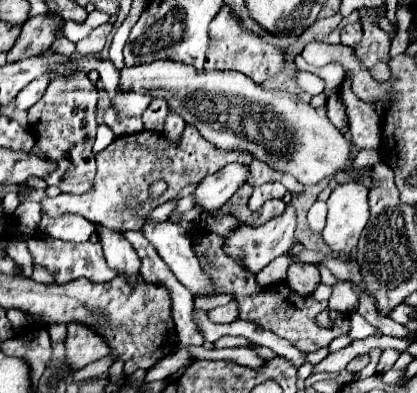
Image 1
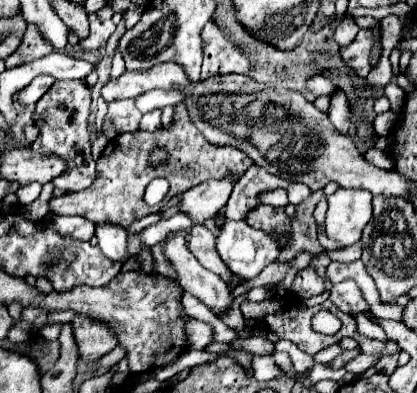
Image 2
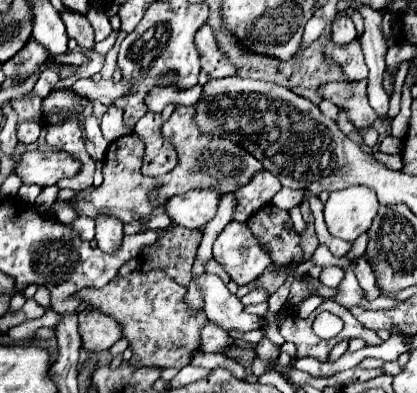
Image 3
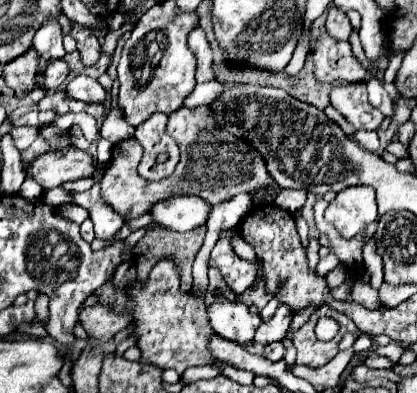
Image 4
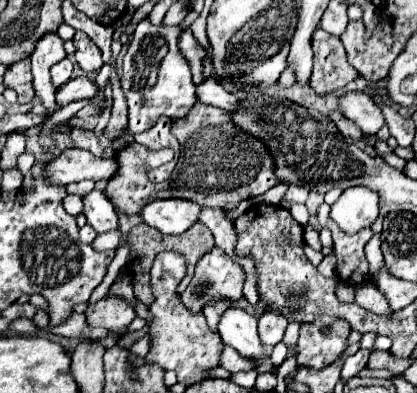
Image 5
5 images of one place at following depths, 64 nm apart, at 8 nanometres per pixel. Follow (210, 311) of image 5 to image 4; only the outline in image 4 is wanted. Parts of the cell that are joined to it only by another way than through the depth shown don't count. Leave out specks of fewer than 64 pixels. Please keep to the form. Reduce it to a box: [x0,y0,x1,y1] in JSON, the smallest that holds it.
[204,268,236,308]

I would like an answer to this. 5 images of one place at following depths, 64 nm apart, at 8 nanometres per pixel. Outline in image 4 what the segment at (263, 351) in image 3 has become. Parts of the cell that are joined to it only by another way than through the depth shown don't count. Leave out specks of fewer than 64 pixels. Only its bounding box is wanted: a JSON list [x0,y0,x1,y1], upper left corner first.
[264,342,284,360]

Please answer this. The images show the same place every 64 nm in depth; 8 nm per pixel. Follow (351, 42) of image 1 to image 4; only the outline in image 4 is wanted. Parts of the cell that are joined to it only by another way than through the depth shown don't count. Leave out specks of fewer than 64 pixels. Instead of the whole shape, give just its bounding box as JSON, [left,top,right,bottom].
[326,6,352,40]

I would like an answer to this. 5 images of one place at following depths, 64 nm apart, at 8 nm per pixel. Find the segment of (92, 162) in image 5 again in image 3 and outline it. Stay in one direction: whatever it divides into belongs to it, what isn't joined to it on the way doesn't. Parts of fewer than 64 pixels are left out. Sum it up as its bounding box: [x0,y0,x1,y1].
[14,152,78,186]

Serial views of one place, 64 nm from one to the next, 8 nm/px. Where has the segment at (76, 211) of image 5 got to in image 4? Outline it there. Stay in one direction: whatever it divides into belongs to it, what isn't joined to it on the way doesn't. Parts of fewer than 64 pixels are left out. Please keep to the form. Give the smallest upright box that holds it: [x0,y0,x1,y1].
[44,186,75,206]

